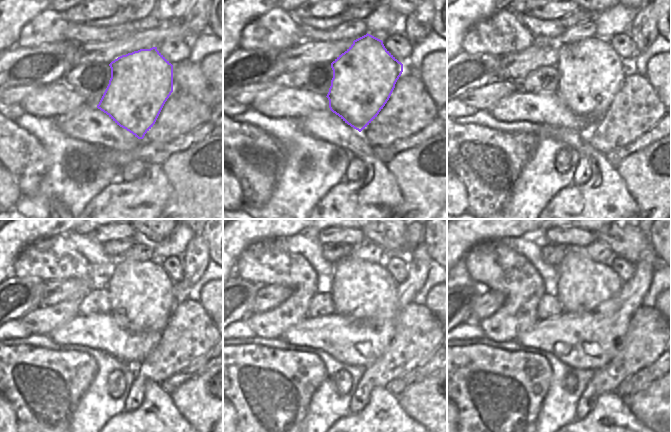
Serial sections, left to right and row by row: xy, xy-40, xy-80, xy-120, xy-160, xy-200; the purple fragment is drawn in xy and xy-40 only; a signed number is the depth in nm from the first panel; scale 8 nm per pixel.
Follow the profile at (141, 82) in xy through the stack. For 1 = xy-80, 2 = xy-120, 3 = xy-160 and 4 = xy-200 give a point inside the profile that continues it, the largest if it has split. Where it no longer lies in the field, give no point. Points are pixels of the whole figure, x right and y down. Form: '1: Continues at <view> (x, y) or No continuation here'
1: Continues at xy-80 (590, 72)
2: Continues at xy-120 (142, 295)
3: Continues at xy-160 (366, 291)
4: Continues at xy-200 (583, 285).

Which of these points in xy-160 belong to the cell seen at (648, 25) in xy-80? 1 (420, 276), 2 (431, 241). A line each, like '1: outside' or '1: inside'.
1: inside
2: outside

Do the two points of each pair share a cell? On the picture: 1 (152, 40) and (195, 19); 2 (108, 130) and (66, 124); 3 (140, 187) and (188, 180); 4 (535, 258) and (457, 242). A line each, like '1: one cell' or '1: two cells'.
1: two cells
2: one cell
3: two cells
4: two cells

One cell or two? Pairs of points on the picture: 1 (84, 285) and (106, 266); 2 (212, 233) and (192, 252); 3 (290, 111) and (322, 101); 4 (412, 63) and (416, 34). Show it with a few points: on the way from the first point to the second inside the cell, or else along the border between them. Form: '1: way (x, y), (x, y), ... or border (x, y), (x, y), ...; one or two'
1: border (90, 277), (93, 288); two
2: border (200, 231), (208, 248), (208, 257), (211, 260); two
3: way (298, 103), (314, 102); one
4: border (432, 30), (413, 45); two

